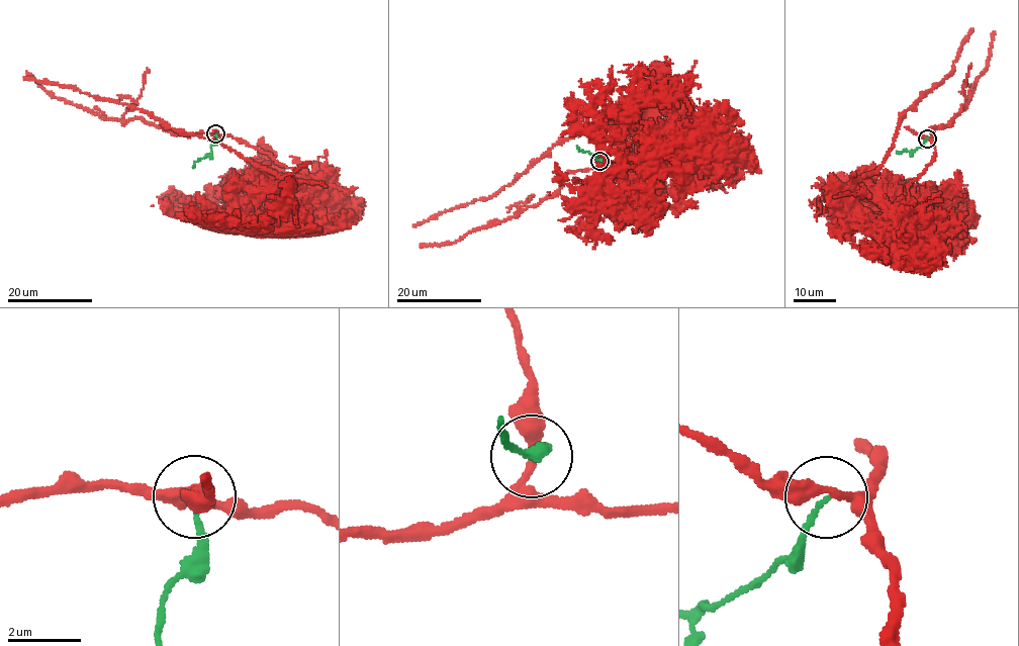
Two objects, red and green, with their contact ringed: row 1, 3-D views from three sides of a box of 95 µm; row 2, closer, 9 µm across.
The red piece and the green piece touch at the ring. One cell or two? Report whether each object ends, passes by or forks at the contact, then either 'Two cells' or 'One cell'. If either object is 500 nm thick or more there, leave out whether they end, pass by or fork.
At the ring red passes by. At the ring green ends. Two cells

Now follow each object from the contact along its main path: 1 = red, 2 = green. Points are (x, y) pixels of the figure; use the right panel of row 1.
1: (928, 137), (933, 159), (903, 208), (856, 187), (875, 172), (900, 117), (951, 74), (973, 29)
2: (926, 137), (924, 145), (914, 151), (896, 152)

